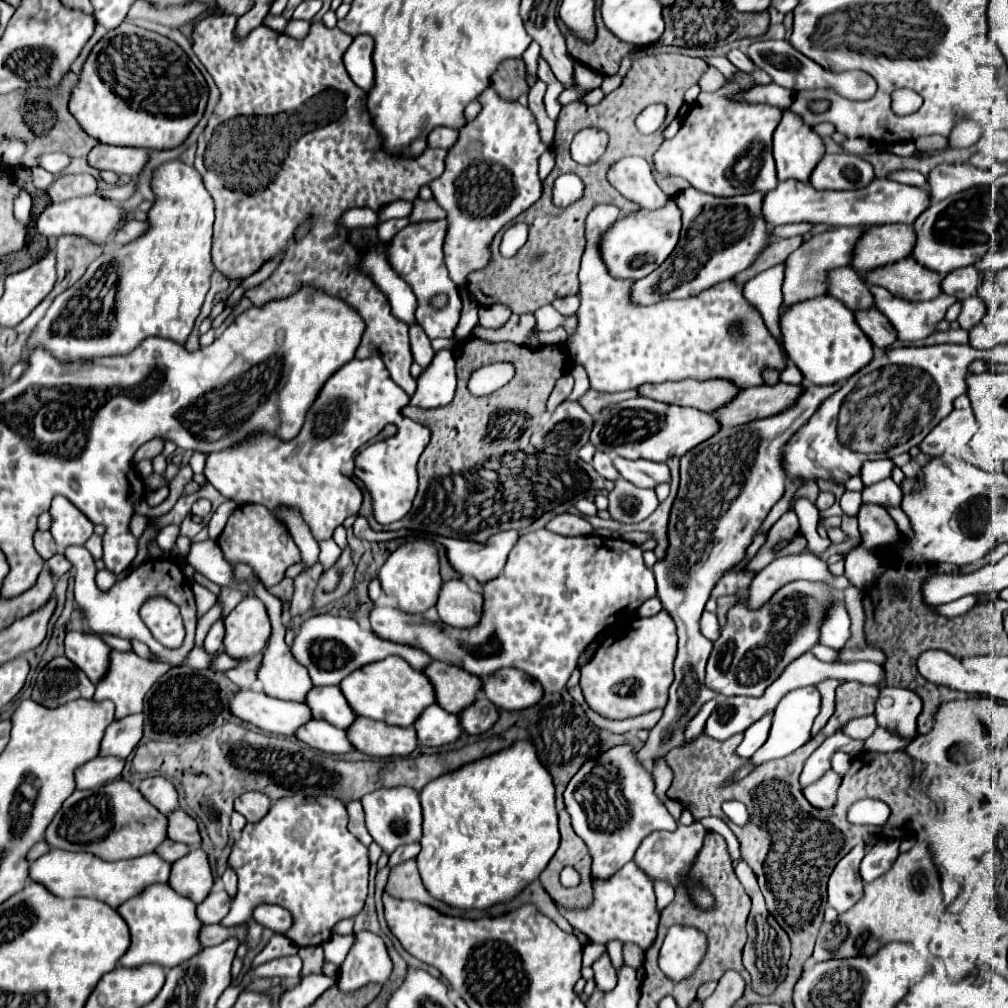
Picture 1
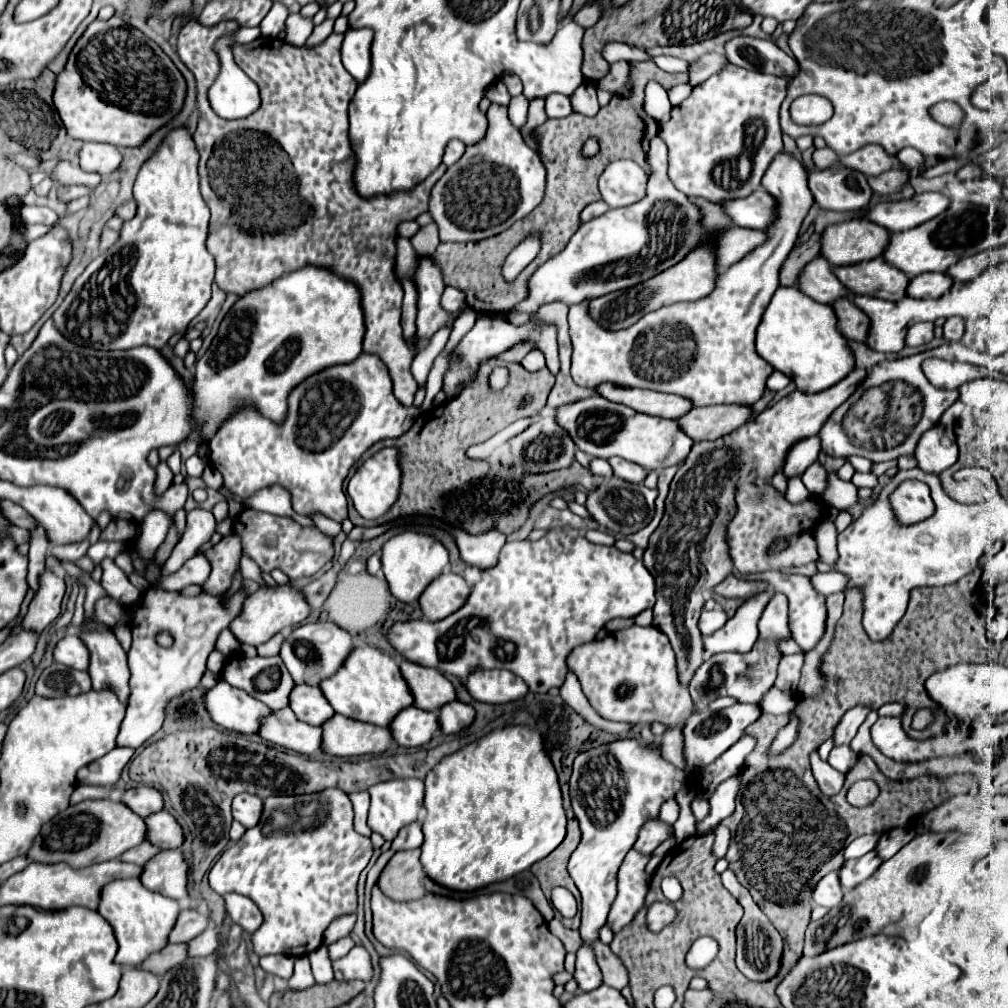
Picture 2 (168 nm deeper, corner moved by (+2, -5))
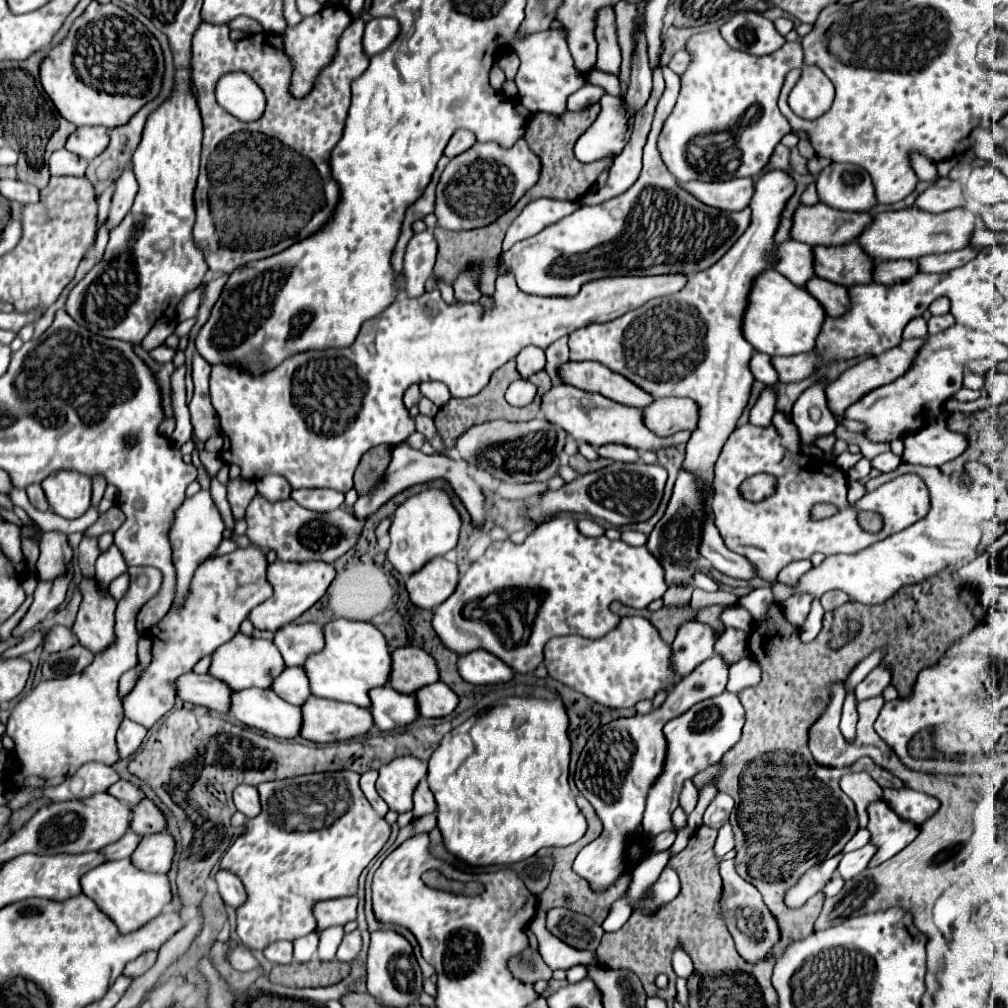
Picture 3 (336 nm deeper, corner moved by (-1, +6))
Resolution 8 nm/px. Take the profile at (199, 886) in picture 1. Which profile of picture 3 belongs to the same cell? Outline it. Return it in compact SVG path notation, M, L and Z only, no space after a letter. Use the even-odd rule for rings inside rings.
M157 833L141 841L131 861L137 869L147 873L169 873L173 855L175 855L175 839L169 833Z

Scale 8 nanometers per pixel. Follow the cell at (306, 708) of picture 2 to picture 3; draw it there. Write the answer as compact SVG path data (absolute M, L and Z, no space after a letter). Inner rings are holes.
M287 667L285 673L281 673L281 677L277 677L277 683L273 683L273 691L289 701L291 705L301 707L309 697L311 697L311 689L309 689L309 677L305 673L303 667Z

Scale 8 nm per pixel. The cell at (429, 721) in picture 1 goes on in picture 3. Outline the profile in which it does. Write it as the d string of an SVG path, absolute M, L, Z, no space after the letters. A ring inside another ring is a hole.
M387 687L387 689L373 689L369 697L373 701L371 713L375 719L375 727L381 731L407 727L421 717L415 695L403 695Z

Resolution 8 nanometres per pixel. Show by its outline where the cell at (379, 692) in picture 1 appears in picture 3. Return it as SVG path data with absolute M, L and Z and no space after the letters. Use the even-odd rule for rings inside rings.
M345 619L325 625L325 649L305 663L315 697L337 699L365 709L371 707L369 691L391 683L391 667L391 649L385 637L371 623Z

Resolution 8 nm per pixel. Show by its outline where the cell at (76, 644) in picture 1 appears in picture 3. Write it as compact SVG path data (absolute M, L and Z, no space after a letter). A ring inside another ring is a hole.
M57 625L57 627L51 627L45 635L45 643L43 643L43 649L47 653L57 653L57 651L65 651L69 647L73 647L73 643L77 643L73 631L65 625Z

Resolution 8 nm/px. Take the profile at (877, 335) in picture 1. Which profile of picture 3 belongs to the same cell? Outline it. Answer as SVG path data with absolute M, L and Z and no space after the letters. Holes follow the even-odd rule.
M815 277L813 281L809 281L809 285L805 285L805 289L823 305L829 317L843 317L851 309L849 289L843 285Z

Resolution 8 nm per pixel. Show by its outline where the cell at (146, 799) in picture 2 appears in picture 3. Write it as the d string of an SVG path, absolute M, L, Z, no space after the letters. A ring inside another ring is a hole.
M117 781L115 785L111 785L111 787L107 789L107 793L111 793L113 797L125 801L125 803L131 805L131 807L139 805L139 803L145 799L143 789L137 787L137 785L133 785L133 783L129 783L129 781Z

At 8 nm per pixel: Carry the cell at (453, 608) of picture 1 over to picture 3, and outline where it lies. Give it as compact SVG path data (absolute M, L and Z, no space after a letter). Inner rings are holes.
M437 557L431 561L431 565L421 569L421 573L407 577L405 587L413 605L421 609L433 609L451 597L451 593L457 589L459 577L461 575L455 563Z

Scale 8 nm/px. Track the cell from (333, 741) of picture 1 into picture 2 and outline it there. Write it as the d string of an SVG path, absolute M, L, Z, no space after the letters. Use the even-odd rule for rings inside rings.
M288 706L274 710L272 716L264 716L256 734L266 742L306 756L318 752L322 746L322 728L300 722Z

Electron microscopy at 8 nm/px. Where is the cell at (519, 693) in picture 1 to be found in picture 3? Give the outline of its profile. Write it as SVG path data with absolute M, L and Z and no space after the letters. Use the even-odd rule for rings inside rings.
M483 649L461 655L457 667L461 677L473 685L507 683L515 677L515 671L509 665L505 665L501 659L493 657L491 653L485 653Z

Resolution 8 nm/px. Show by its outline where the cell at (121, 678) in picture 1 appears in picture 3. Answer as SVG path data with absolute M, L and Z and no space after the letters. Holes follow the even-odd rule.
M81 581L83 603L73 623L73 633L79 643L93 655L103 653L115 643L115 601L107 593L101 593L97 581Z

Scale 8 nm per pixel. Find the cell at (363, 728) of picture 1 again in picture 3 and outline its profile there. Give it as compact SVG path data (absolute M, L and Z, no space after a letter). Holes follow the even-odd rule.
M309 697L303 705L303 717L301 737L313 743L347 741L369 733L373 727L373 715L369 709L319 697Z

